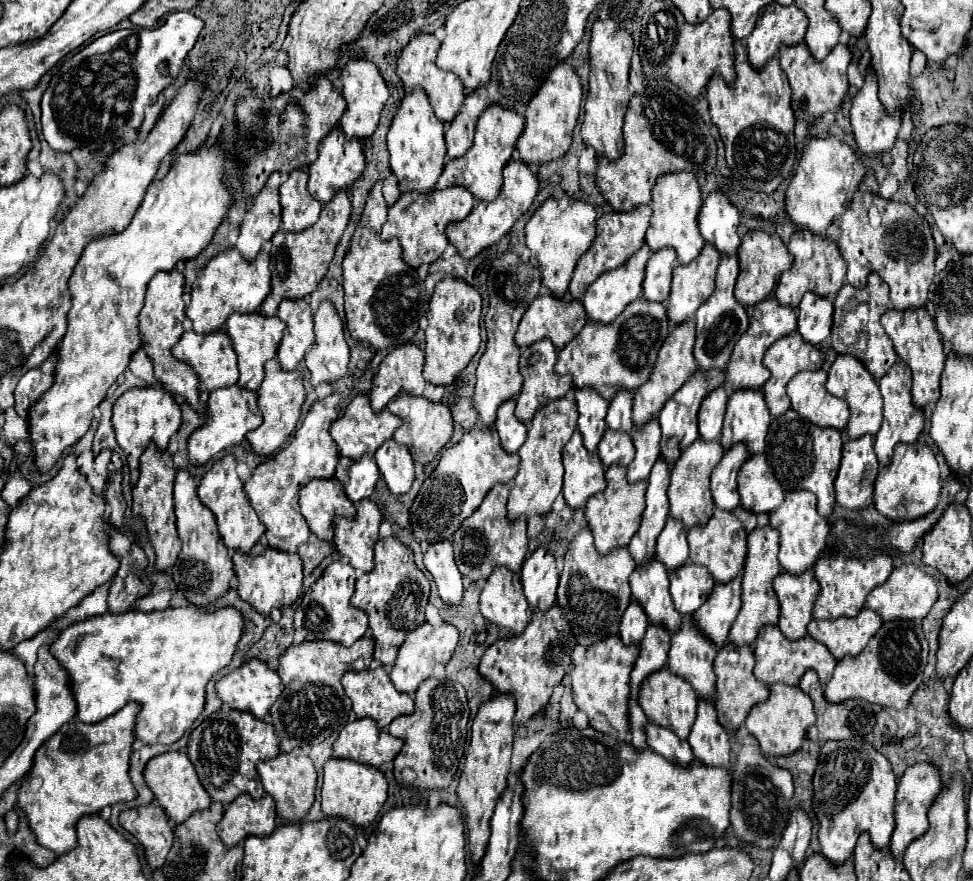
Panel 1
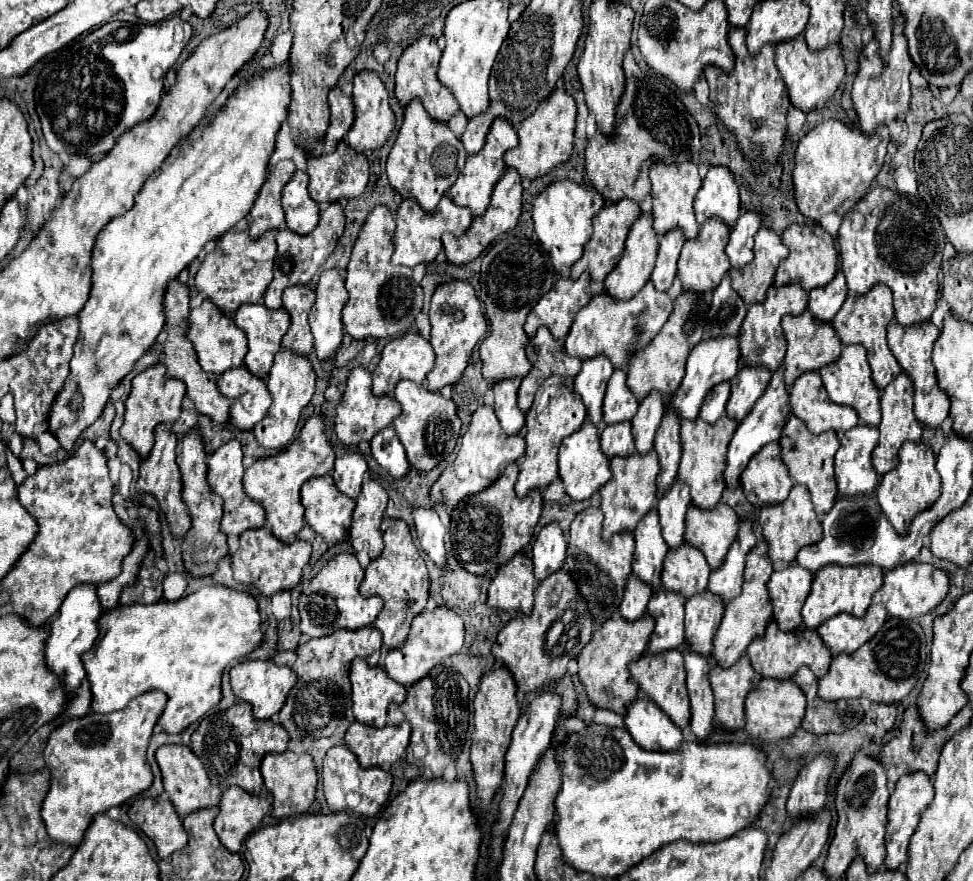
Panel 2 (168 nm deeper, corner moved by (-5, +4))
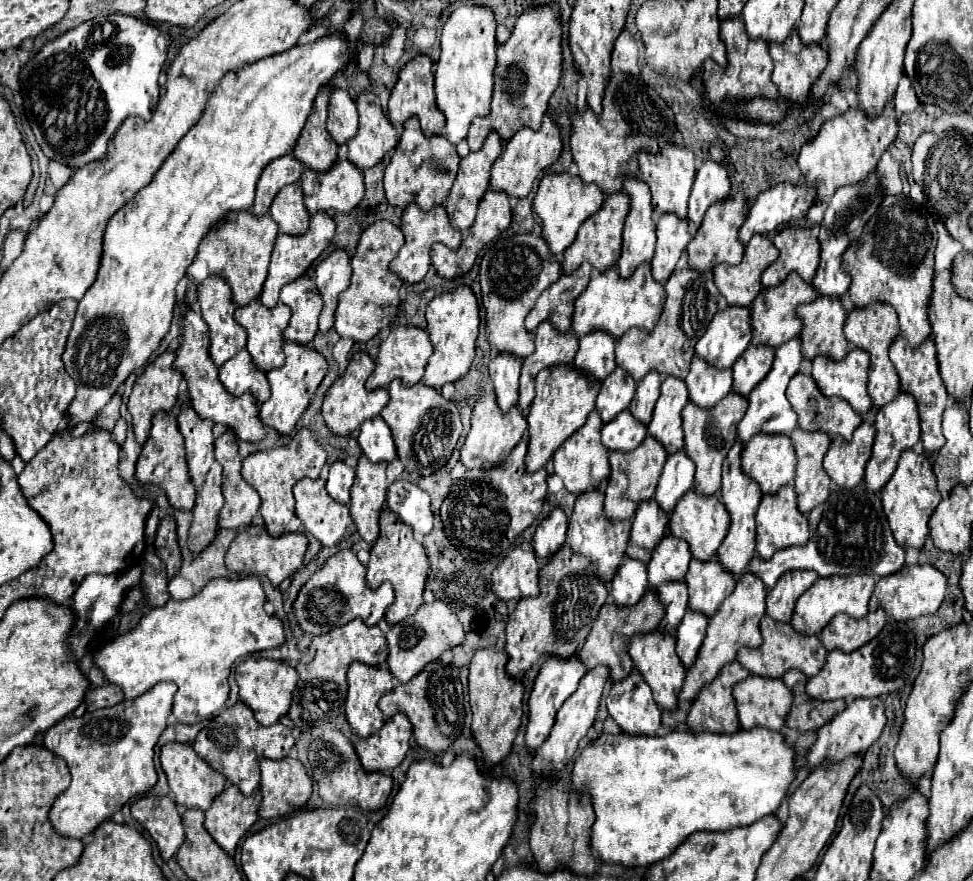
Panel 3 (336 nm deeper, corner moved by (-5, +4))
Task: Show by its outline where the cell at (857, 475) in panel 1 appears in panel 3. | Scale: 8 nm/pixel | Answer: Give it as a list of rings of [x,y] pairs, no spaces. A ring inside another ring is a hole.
[[[863,422],[853,432],[851,442],[841,440],[841,436],[835,436],[823,460],[823,468],[829,474],[829,478],[843,488],[855,488],[863,480],[873,440],[875,426],[869,422]]]

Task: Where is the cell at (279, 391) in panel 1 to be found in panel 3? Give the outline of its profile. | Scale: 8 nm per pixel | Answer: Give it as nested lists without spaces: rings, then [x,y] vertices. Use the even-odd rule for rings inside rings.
[[[287,342],[283,352],[285,352],[285,366],[267,372],[271,396],[269,396],[269,400],[259,404],[259,416],[261,416],[263,424],[267,424],[269,428],[275,428],[279,434],[287,436],[295,430],[297,420],[307,410],[317,386],[321,384],[321,380],[327,372],[327,362],[315,348],[301,346],[297,342]]]

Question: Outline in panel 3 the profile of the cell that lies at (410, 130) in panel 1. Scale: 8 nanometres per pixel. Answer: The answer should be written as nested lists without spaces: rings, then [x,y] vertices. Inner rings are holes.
[[[409,118],[409,122],[405,122],[401,140],[393,150],[391,160],[385,168],[385,178],[383,178],[385,198],[395,208],[405,208],[411,202],[415,202],[423,210],[441,206],[449,194],[449,188],[453,186],[457,168],[459,168],[459,156],[455,146],[449,144],[449,140],[445,140],[443,136],[427,138],[421,132],[417,118]]]

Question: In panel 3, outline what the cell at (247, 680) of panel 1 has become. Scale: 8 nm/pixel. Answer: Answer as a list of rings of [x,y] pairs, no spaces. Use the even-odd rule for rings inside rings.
[[[249,658],[237,666],[235,680],[239,684],[239,698],[253,710],[253,714],[257,716],[261,724],[271,726],[271,724],[277,724],[283,716],[287,716],[299,674],[287,662],[267,660],[267,658]]]

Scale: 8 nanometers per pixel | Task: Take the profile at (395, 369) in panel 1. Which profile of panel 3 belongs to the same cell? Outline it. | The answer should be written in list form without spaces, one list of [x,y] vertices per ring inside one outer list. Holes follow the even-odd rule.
[[[397,326],[389,332],[389,336],[383,340],[383,344],[379,346],[379,358],[375,360],[375,370],[373,374],[367,378],[367,388],[381,388],[387,386],[391,380],[399,378],[405,386],[413,386],[421,380],[423,376],[423,368],[429,360],[429,356],[433,354],[433,346],[429,342],[429,334],[421,328],[415,326]]]

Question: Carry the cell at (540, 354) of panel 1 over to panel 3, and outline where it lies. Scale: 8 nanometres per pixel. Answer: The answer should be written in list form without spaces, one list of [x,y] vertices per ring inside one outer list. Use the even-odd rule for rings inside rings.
[[[549,320],[535,330],[535,352],[523,360],[521,386],[519,386],[519,408],[527,410],[535,396],[535,376],[539,370],[553,364],[571,364],[577,354],[577,336],[573,332],[557,332]]]

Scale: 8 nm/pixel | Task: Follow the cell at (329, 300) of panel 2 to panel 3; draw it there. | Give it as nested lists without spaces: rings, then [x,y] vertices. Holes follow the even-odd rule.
[[[339,248],[317,264],[315,282],[317,282],[317,288],[325,302],[321,316],[319,316],[321,332],[327,332],[329,328],[333,328],[337,298],[343,290],[347,290],[349,280],[351,280],[351,256],[345,250]]]

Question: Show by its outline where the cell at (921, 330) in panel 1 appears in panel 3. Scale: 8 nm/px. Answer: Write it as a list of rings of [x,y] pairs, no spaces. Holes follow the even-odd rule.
[[[897,338],[889,350],[889,358],[899,374],[899,382],[901,382],[901,392],[911,394],[917,400],[919,406],[919,416],[921,416],[921,444],[927,452],[937,452],[943,448],[945,438],[941,432],[941,412],[947,406],[947,390],[945,384],[939,376],[939,368],[937,368],[937,352],[935,352],[935,344],[929,338],[925,344],[921,344],[921,348],[909,348],[909,344],[905,344],[903,338]]]

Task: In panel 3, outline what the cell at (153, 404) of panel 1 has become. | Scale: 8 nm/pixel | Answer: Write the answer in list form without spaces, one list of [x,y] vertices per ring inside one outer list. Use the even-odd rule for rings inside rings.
[[[165,350],[151,364],[147,364],[147,368],[137,376],[137,380],[133,384],[133,392],[129,396],[129,412],[133,416],[133,428],[135,428],[135,436],[137,436],[139,444],[143,444],[147,440],[149,430],[151,430],[151,418],[155,416],[155,412],[159,412],[159,410],[169,412],[177,402],[177,388],[179,388],[179,382],[183,376],[181,376],[181,372],[177,372],[173,368],[173,360],[175,360],[175,352]]]

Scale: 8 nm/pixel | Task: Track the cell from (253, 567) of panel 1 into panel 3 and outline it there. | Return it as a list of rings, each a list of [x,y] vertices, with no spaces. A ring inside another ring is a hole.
[[[251,524],[233,538],[233,544],[229,546],[225,554],[225,564],[233,572],[245,572],[245,574],[249,572],[249,574],[267,576],[273,586],[279,586],[287,576],[295,574],[297,568],[303,566],[305,550],[307,550],[307,538],[301,532],[297,534],[285,532],[273,538],[267,534],[267,530],[261,524]]]

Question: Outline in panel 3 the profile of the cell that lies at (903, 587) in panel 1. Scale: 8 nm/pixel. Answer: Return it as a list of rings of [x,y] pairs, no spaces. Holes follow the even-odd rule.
[[[915,564],[915,566],[905,566],[903,570],[879,578],[879,582],[875,584],[875,592],[873,592],[869,601],[869,610],[874,611],[883,608],[889,616],[893,616],[897,622],[907,622],[907,620],[915,620],[919,616],[927,616],[927,614],[935,614],[945,598],[945,588],[947,588],[947,578],[933,568],[931,564]]]

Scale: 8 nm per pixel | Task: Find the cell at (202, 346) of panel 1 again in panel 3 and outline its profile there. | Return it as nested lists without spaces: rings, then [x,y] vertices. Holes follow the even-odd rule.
[[[209,276],[199,284],[199,302],[201,302],[201,316],[209,326],[211,332],[211,346],[209,346],[209,354],[213,358],[213,362],[217,366],[221,366],[223,362],[227,362],[229,358],[233,358],[241,348],[245,348],[247,344],[247,332],[241,324],[237,324],[233,320],[233,312],[235,312],[235,302],[231,298],[231,288],[229,284],[225,284],[225,280],[221,276]]]

